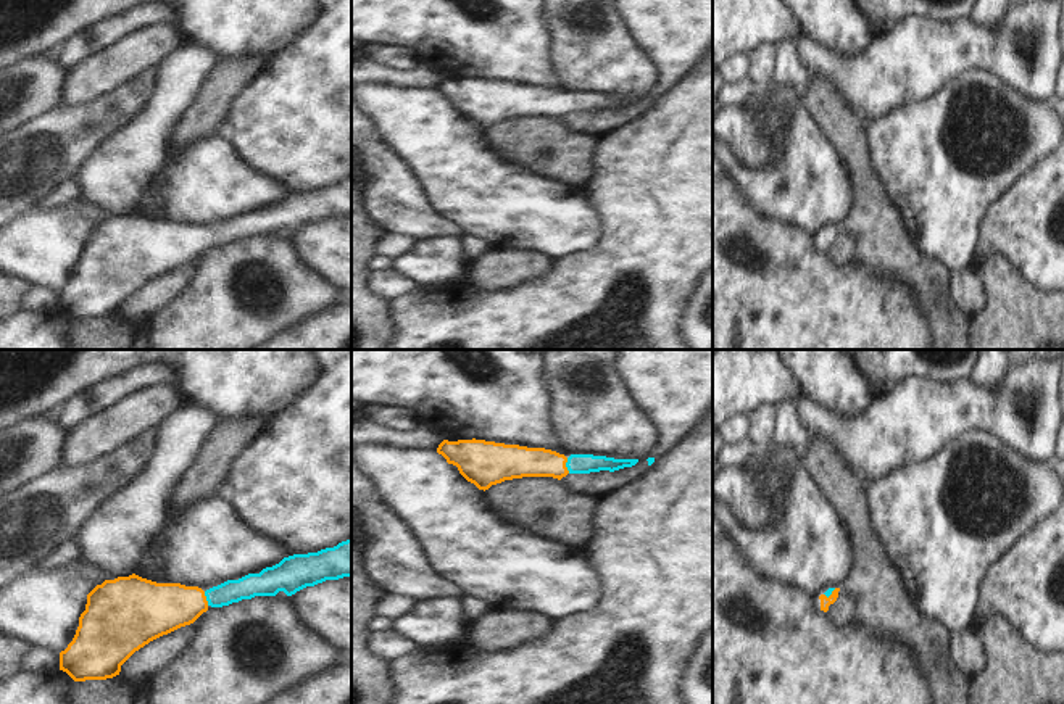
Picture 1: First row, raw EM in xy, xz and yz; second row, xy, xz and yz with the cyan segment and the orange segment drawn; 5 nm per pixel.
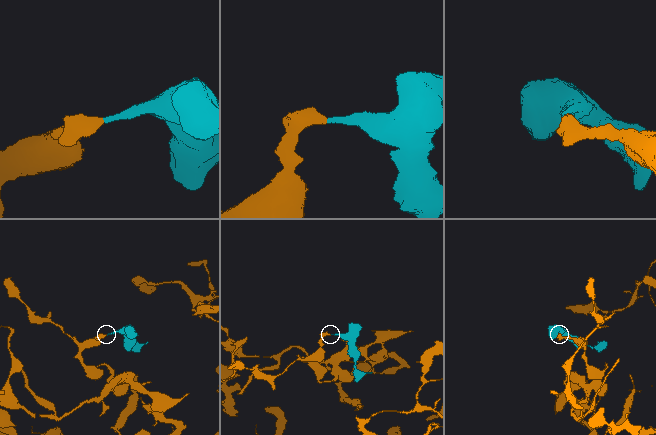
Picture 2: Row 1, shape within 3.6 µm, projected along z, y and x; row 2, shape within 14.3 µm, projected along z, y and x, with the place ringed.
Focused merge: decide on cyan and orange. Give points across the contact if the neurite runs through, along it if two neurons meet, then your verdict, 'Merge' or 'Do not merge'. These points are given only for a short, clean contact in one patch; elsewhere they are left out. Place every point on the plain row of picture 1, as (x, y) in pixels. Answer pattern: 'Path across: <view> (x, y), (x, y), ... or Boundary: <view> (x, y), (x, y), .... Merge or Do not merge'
Path across: xz (576, 102), (566, 105), (516, 100). Merge.

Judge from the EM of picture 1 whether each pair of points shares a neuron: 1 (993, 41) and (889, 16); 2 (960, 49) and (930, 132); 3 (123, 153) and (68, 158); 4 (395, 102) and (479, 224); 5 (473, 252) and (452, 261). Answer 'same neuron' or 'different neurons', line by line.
1: different neurons
2: different neurons
3: different neurons
4: same neuron
5: different neurons

